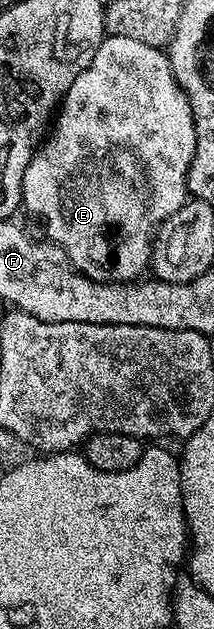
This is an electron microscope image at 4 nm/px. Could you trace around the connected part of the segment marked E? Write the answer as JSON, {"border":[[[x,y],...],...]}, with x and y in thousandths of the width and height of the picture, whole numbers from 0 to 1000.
{"border":[[[495,56],[463,79],[444,79],[444,92],[425,92],[425,105],[407,105],[407,111],[388,111],[388,118],[369,118],[369,124],[332,130],[332,143],[313,143],[299,159],[276,167],[257,196],[220,221],[178,234],[126,264],[98,304],[112,335],[136,335],[154,343],[192,342],[192,350],[210,355],[210,369],[229,374],[215,377],[243,386],[276,390],[322,405],[327,417],[407,442],[477,452],[598,452],[654,447],[706,426],[715,378],[734,364],[752,361],[766,350],[799,347],[799,340],[818,340],[874,321],[883,266],[902,256],[916,231],[911,194],[883,157],[836,137],[836,130],[818,130],[818,118],[790,103],[785,87],[724,73],[687,73],[687,67],[645,67],[636,60]]]}

